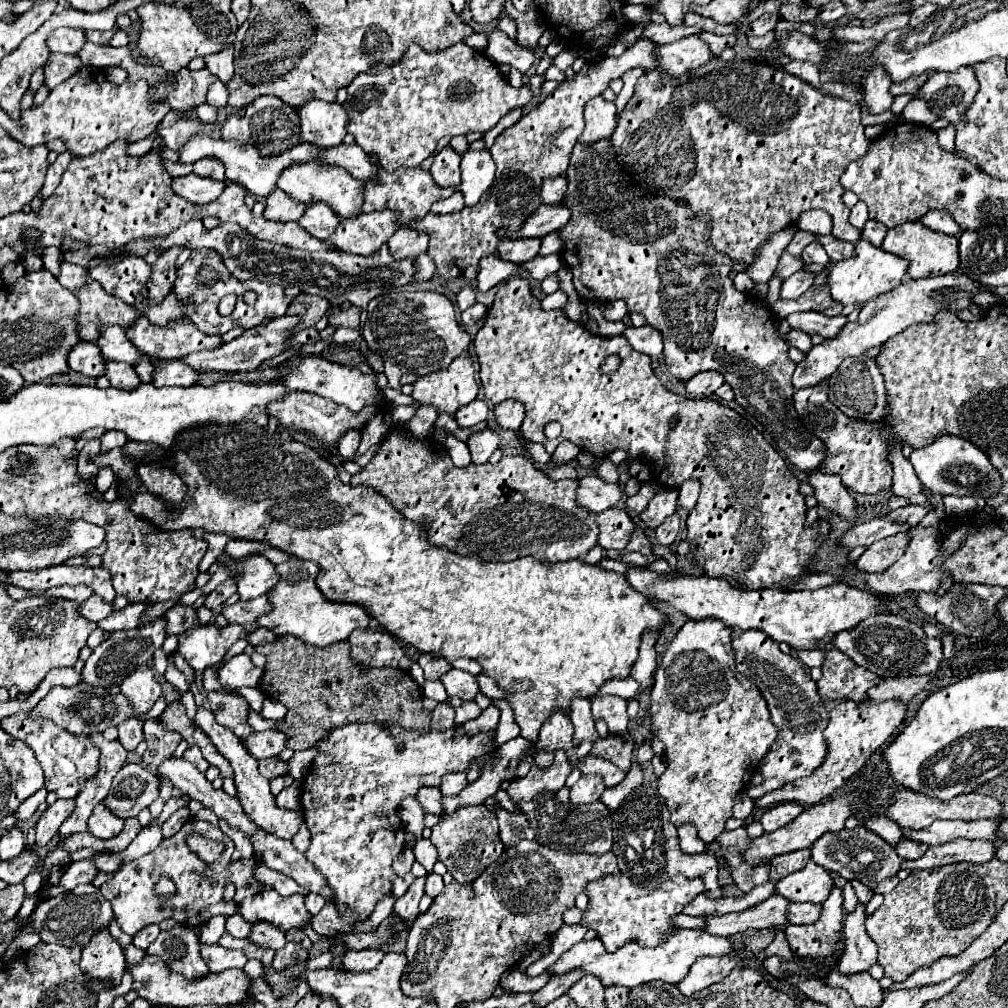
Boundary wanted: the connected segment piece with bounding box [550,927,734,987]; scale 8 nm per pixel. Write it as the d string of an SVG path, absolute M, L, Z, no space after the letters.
M674 927L674 931L670 935L666 935L664 941L658 947L642 947L638 941L628 941L616 953L606 953L600 939L580 941L572 949L568 949L550 967L550 971L554 975L560 975L560 973L568 973L572 969L582 967L586 973L596 975L602 981L602 985L612 985L614 983L614 985L624 985L624 987L636 987L640 983L654 980L677 984L680 979L684 979L690 965L698 957L702 957L702 955L724 957L724 955L732 955L732 953L734 953L734 945L726 937L710 937L708 933L702 933L702 931L696 931L696 929Z

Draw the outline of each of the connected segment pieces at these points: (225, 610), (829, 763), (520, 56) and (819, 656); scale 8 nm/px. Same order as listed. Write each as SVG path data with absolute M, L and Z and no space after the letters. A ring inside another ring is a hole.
M258 597L254 601L236 601L232 605L222 607L222 615L228 619L228 623L238 623L246 629L246 633L252 633L258 629L258 619L272 611L272 605L268 597Z
M840 701L830 711L830 721L822 733L826 741L824 763L818 769L814 769L812 775L802 777L794 783L786 783L784 787L774 789L754 799L754 807L770 807L774 803L786 803L786 801L798 801L802 805L816 805L828 799L836 789L840 789L852 775L856 775L866 765L866 761L876 749L880 749L886 743L886 739L902 723L904 711L906 711L906 705L898 701L884 701L884 703L870 701L864 705L856 705L854 701Z
M494 29L490 33L490 59L496 63L508 63L526 73L534 63L534 53L526 47L520 47L500 29Z
M816 645L816 649L814 647L810 647L810 649L802 649L802 651L798 651L798 659L806 665L806 667L820 667L820 665L824 665L824 653L828 651L828 649L832 649L832 645L828 645L826 649L822 649L822 647L818 647Z

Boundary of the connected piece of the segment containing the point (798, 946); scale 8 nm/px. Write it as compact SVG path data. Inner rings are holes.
M834 885L828 899L824 901L822 915L814 925L786 925L784 933L794 955L808 955L814 959L828 957L840 949L842 921L842 889Z

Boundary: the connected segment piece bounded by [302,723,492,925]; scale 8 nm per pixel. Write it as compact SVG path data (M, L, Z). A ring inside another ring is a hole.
M354 723L332 729L330 735L318 741L320 753L314 757L304 783L302 783L302 811L310 831L310 847L306 859L326 877L328 887L334 891L334 905L350 925L362 923L370 917L376 903L392 895L396 873L392 871L394 857L404 849L404 829L396 815L402 799L414 795L420 787L438 787L442 775L464 771L472 759L490 759L492 733L474 737L454 737L454 731L428 731L426 735L414 731L390 729L378 723Z

